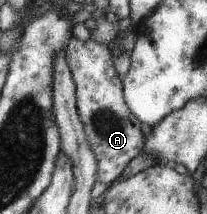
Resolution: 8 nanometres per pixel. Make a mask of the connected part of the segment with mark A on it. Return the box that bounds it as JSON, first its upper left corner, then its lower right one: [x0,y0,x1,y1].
[65,36,145,186]

